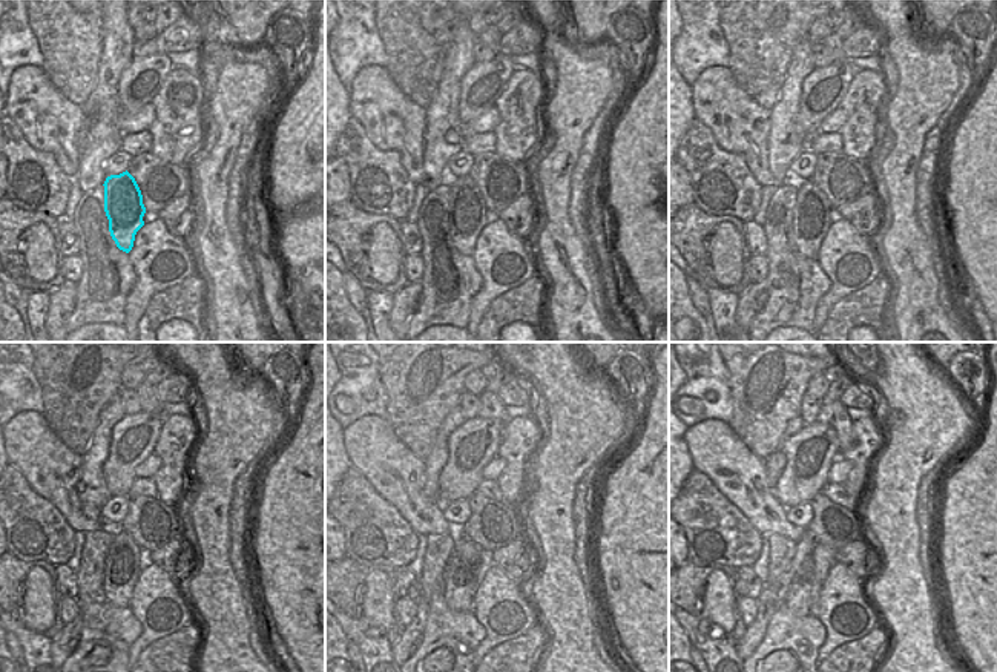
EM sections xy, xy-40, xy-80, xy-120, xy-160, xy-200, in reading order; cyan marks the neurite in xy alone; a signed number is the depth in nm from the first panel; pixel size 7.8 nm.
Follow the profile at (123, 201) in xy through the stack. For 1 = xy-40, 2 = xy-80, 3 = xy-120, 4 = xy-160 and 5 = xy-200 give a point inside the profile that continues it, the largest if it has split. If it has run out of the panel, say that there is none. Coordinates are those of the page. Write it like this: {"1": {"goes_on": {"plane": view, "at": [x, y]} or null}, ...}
{"1": {"goes_on": {"plane": "xy-40", "at": [468, 210]}}, "2": {"goes_on": {"plane": "xy-80", "at": [812, 210]}}, "3": {"goes_on": {"plane": "xy-120", "at": [125, 559]}}, "4": {"goes_on": {"plane": "xy-160", "at": [465, 568]}}, "5": {"goes_on": {"plane": "xy-200", "at": [796, 600]}}}

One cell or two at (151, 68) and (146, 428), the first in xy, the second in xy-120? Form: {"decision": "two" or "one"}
{"decision": "one"}

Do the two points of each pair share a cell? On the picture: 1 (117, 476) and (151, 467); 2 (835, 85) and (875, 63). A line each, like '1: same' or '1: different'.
1: different
2: different

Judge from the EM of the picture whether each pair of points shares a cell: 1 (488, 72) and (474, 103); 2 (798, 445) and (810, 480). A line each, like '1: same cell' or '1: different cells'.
1: same cell
2: same cell

